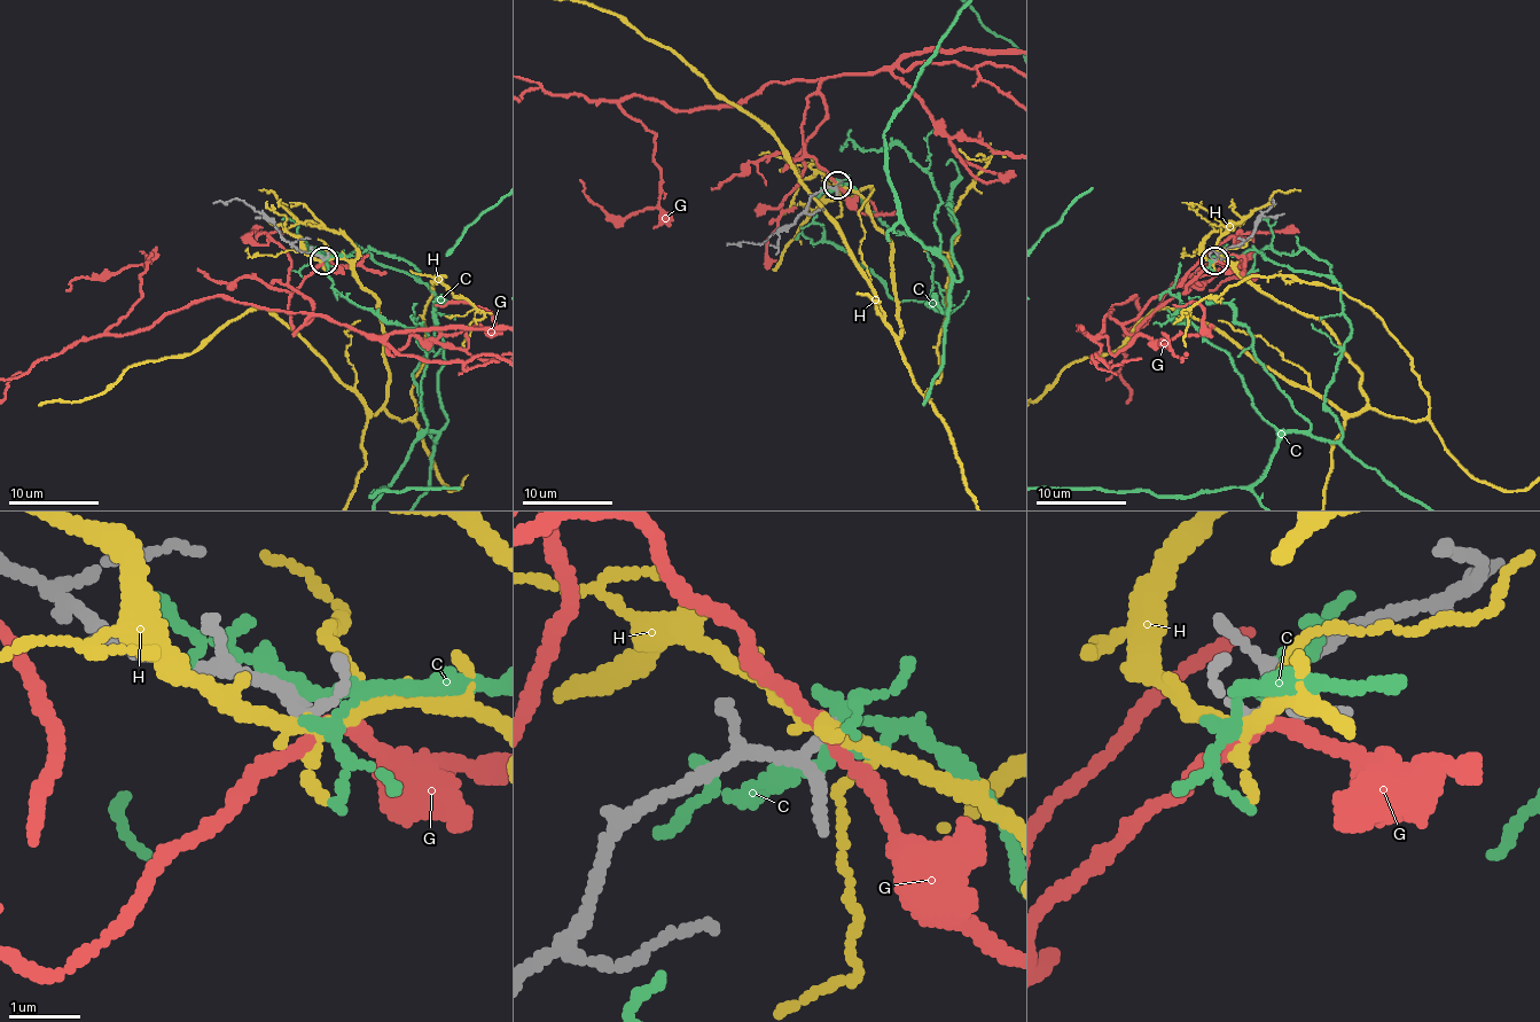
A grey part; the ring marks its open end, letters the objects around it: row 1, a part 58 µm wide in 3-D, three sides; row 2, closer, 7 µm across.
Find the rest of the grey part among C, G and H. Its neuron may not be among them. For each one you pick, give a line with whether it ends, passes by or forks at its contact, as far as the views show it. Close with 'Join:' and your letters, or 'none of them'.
Join: none of them

